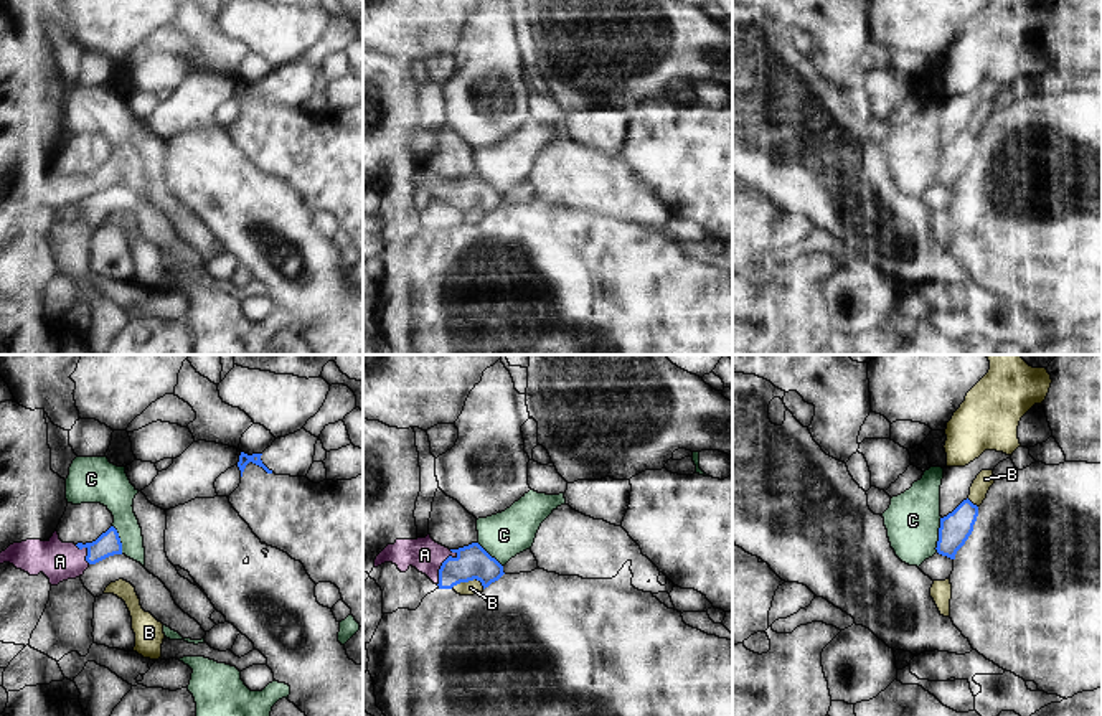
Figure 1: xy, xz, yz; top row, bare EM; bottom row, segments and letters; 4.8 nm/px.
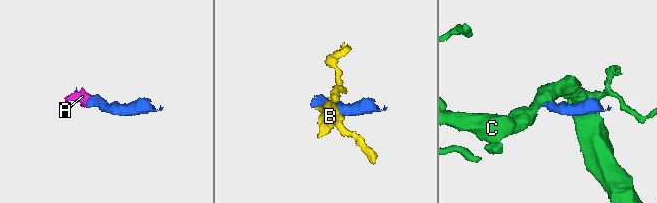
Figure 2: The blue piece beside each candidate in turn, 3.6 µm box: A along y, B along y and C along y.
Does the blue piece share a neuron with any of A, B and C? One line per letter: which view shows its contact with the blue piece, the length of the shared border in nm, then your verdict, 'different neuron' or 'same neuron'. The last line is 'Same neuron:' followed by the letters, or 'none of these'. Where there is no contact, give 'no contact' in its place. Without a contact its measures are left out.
A: xz | 190 nm | same neuron
B: xz | 170 nm | different neuron
C: yz | 180 nm | different neuron
Same neuron: A

